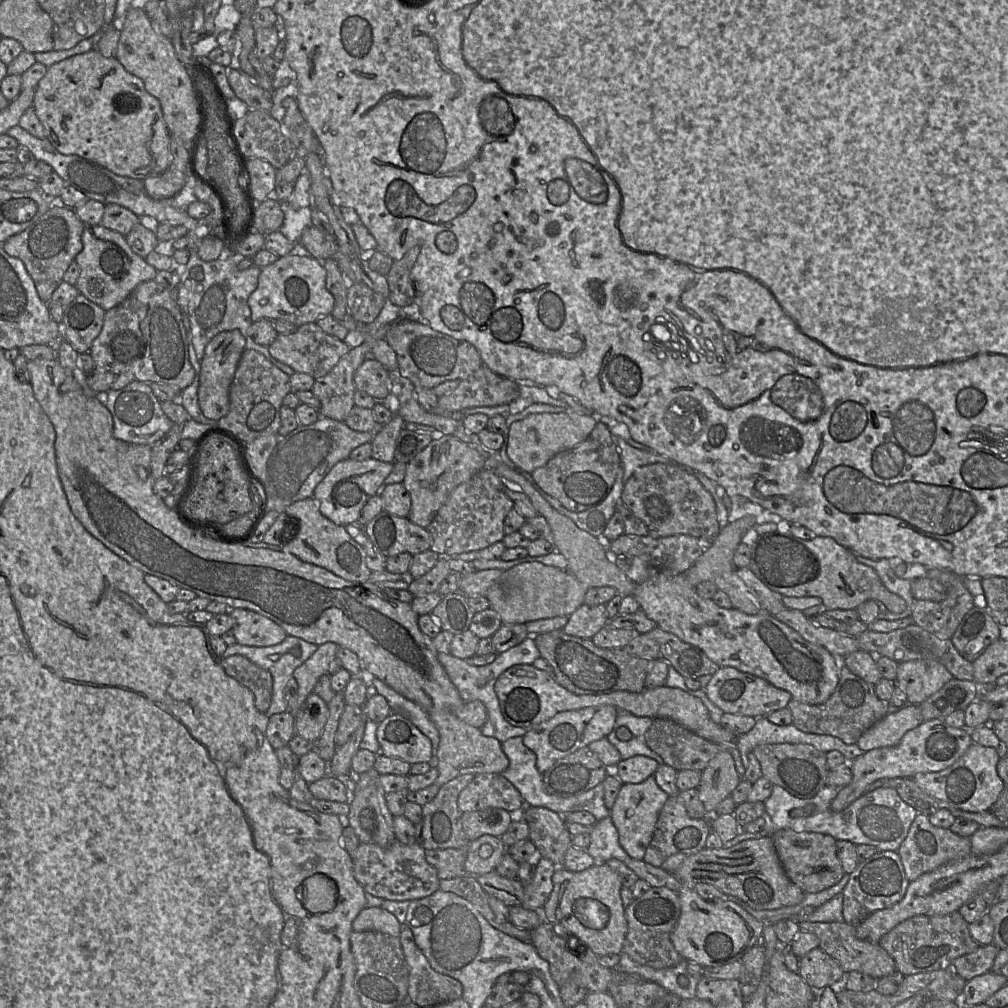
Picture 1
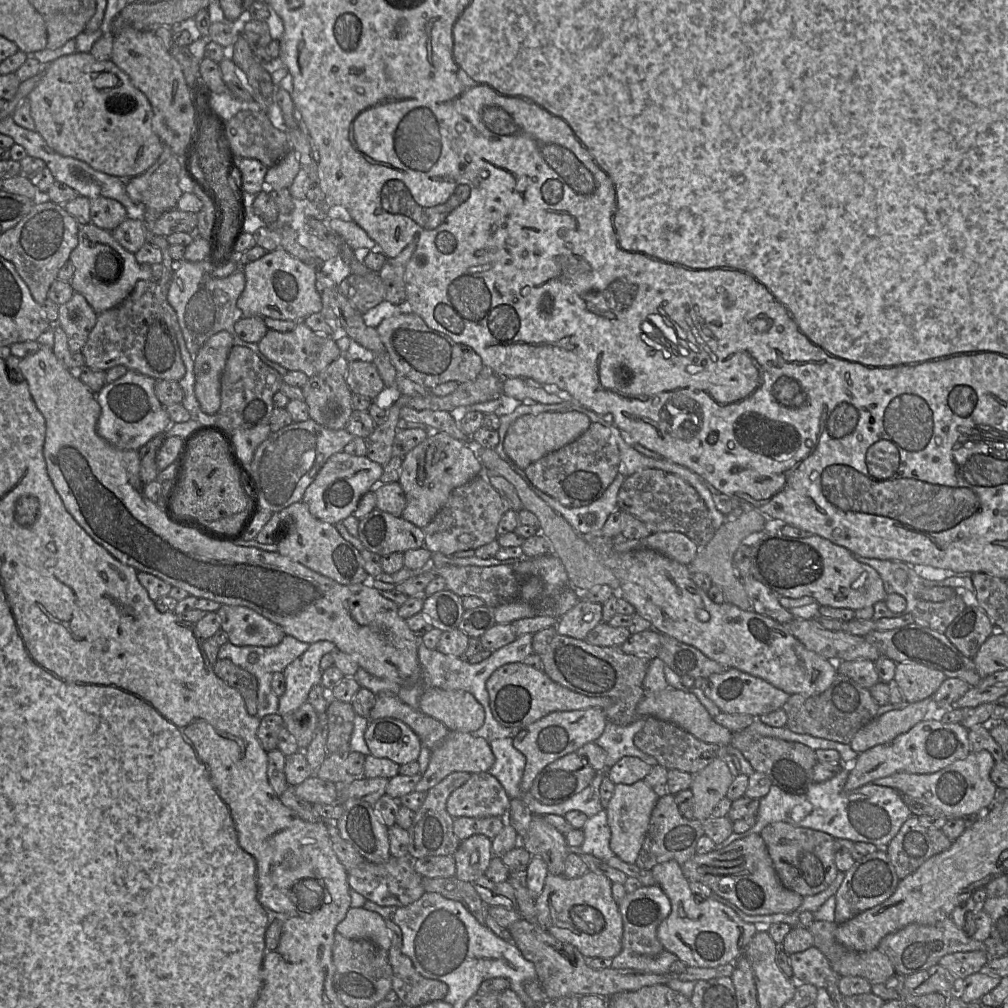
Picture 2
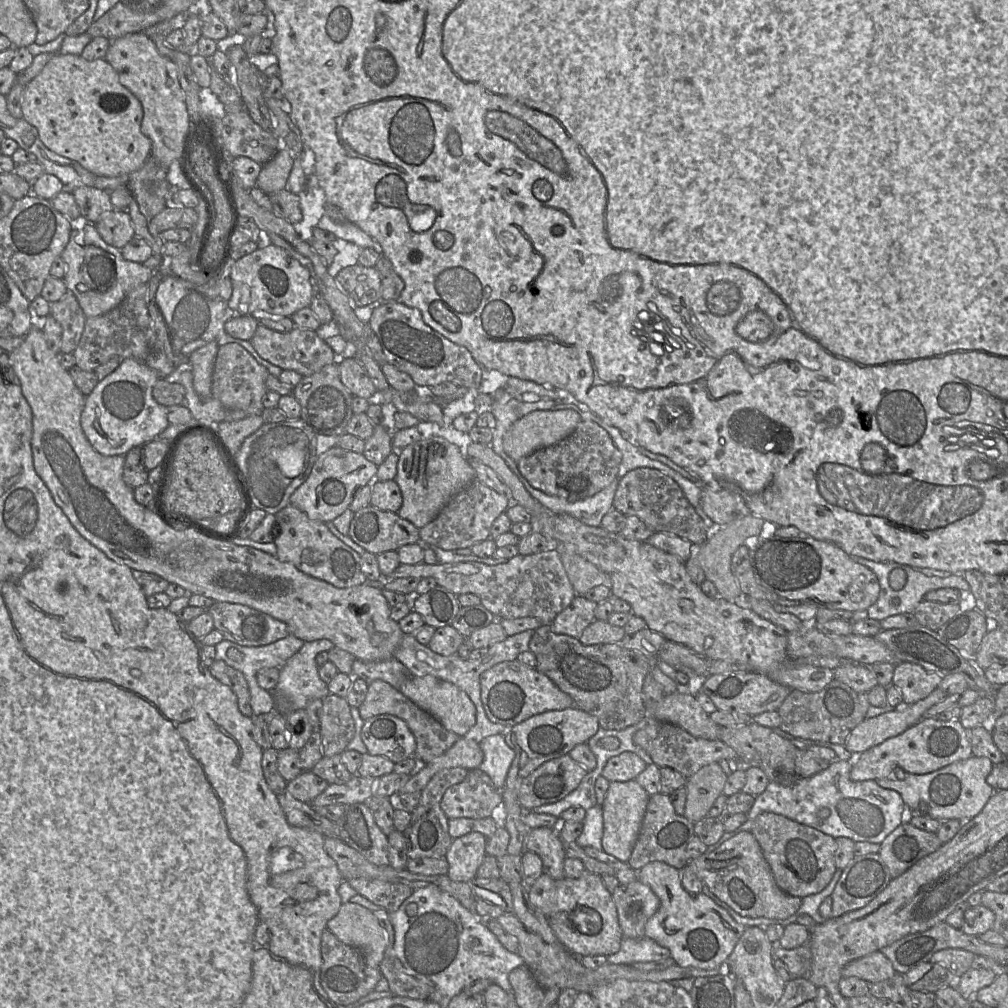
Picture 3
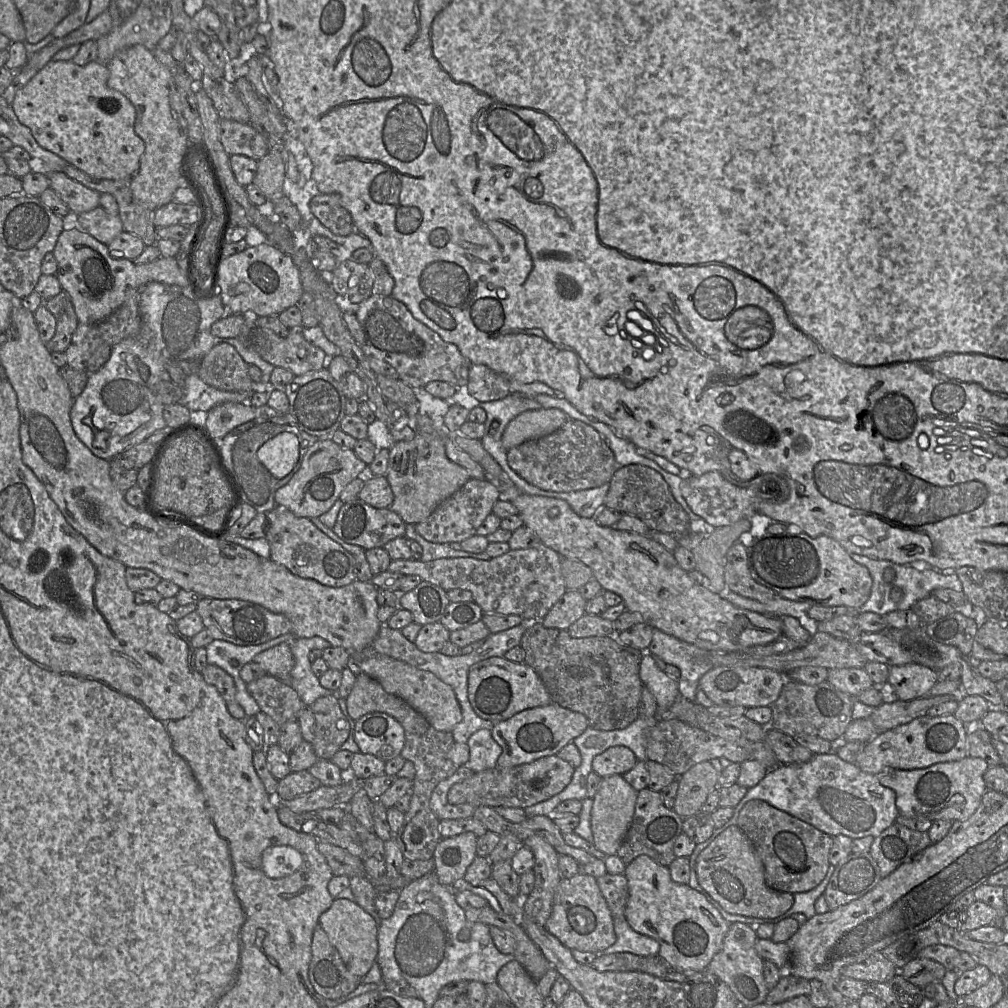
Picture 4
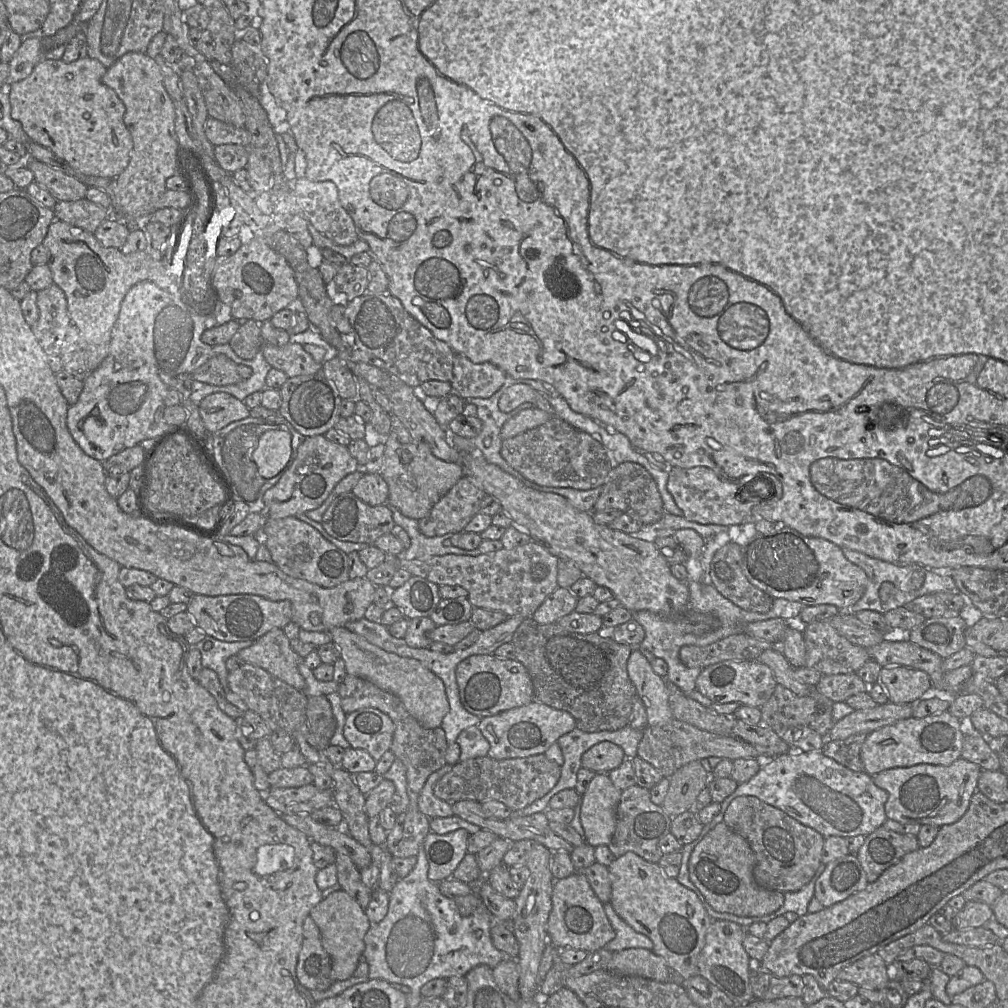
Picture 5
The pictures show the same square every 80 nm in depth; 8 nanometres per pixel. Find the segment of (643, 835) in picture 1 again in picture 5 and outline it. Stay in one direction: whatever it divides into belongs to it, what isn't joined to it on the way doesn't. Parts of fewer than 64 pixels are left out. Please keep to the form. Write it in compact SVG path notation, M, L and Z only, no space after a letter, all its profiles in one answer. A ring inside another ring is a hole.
M596 773L587 791L581 797L580 819L585 842L592 847L608 846L616 827L616 813L622 791L614 786L607 773Z

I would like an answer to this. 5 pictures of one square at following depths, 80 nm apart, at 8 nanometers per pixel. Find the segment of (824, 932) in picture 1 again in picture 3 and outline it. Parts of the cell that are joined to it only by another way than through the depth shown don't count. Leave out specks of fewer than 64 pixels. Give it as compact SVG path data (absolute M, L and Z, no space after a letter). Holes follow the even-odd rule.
M881 951L853 960L842 969L843 977L857 977L868 983L888 980L895 973L891 961Z

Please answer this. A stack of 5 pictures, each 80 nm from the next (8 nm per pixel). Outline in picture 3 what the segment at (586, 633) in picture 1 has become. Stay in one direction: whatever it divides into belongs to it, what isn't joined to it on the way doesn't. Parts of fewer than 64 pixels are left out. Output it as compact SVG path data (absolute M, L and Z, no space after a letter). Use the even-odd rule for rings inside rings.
M584 595L575 596L570 605L555 617L550 629L556 634L579 639L583 631L596 620L597 604L587 600Z

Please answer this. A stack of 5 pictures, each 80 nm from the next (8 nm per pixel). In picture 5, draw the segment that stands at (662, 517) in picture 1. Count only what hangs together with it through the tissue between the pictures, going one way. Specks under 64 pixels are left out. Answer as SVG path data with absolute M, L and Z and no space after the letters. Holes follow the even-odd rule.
M624 462L615 466L609 473L602 487L593 511L619 510L641 522L653 525L666 513L657 483L651 474L640 464Z

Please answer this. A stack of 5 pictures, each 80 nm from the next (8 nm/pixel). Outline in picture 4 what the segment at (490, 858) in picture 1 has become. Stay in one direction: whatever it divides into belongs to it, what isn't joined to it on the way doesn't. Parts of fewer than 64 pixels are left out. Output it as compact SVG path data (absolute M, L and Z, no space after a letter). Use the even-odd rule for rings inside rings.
M464 832L451 838L443 838L437 845L432 860L435 875L441 885L452 886L463 881L467 868L477 857L478 836Z

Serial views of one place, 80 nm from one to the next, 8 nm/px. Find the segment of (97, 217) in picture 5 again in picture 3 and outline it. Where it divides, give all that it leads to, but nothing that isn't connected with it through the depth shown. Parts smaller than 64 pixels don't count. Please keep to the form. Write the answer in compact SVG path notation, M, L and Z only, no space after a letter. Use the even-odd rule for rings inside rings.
M125 210L103 213L94 226L107 244L118 249L135 237L130 216Z

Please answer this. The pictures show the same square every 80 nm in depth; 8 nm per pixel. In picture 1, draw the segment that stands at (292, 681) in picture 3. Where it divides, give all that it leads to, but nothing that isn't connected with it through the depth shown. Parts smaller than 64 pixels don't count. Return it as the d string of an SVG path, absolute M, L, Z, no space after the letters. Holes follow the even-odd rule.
M326 642L318 646L318 649L303 664L295 669L293 678L298 683L298 699L301 706L319 678L328 674L331 661L336 658L338 646L334 642Z

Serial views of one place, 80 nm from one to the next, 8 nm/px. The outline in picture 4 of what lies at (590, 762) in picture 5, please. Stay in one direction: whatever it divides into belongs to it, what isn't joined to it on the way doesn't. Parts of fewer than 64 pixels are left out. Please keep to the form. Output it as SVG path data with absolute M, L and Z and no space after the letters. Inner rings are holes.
M613 746L594 757L592 769L602 778L624 775L638 762L634 752L625 746Z

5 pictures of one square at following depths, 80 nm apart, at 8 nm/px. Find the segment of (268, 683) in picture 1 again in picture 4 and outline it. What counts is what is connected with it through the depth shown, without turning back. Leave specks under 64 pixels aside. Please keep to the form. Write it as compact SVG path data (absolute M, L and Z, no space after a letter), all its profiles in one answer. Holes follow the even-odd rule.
M207 665L201 672L204 680L214 686L224 699L229 713L236 719L244 720L244 709L236 701L236 686L234 679L222 668Z

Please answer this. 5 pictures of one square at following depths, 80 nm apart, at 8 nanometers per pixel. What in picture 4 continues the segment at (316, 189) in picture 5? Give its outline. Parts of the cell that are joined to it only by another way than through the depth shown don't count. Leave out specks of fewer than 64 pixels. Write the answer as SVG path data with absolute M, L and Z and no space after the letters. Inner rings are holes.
M318 194L310 201L310 210L332 233L347 236L354 231L350 213L340 204L337 194Z

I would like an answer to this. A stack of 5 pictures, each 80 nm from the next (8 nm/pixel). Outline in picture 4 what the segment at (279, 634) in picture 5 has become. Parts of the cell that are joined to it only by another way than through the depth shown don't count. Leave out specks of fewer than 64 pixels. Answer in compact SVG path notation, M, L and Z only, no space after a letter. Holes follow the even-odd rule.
M280 643L257 654L254 659L267 674L289 684L295 658L288 643Z

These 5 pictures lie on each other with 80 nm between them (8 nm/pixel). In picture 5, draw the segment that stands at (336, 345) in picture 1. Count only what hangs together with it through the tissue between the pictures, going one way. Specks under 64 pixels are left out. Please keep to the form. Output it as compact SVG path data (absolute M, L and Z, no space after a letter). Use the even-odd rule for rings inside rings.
M289 342L284 346L262 344L262 353L266 361L288 377L313 375L321 371L322 363L314 360L299 343Z

